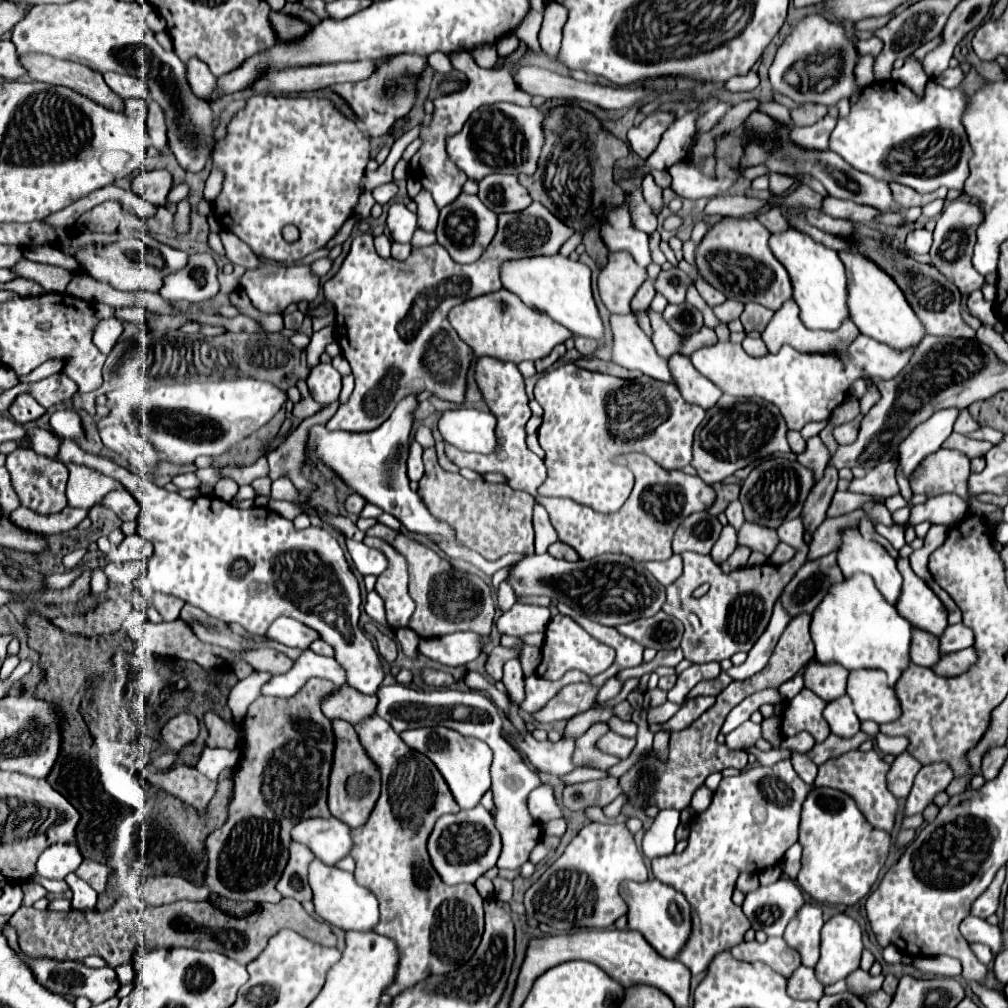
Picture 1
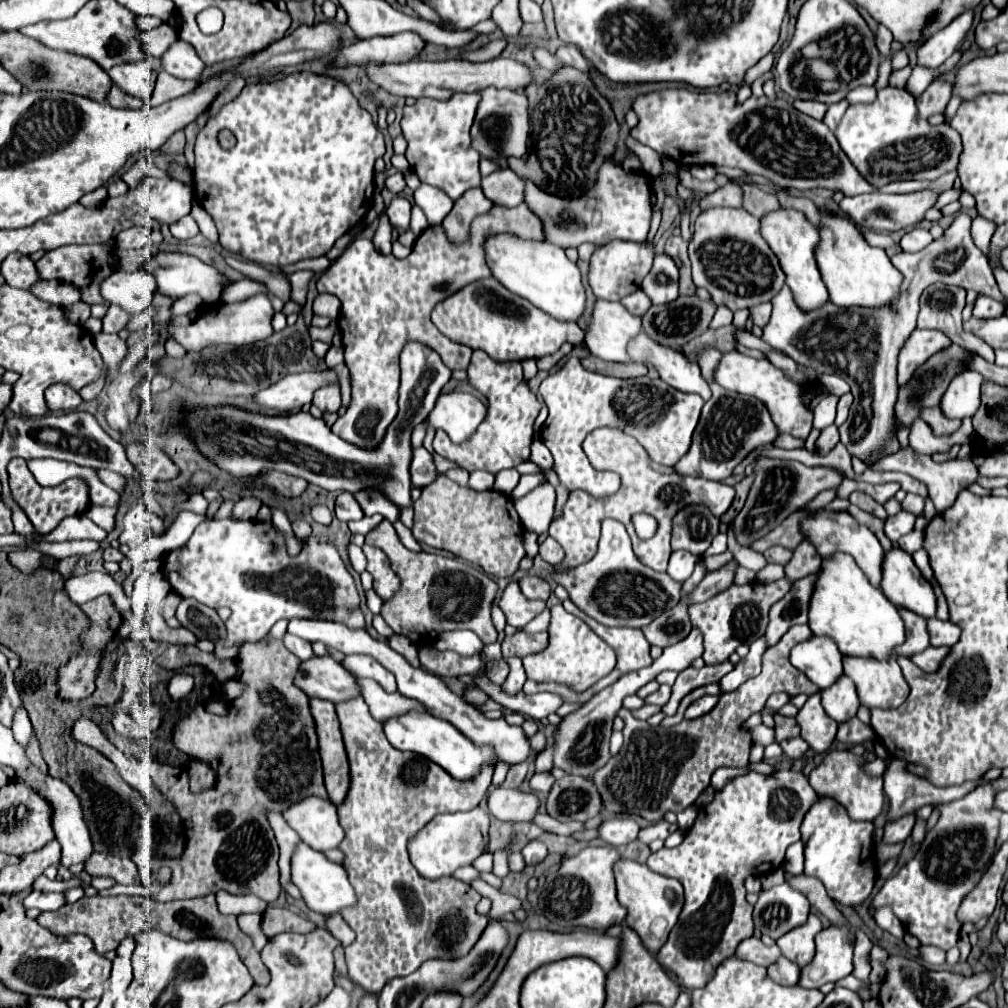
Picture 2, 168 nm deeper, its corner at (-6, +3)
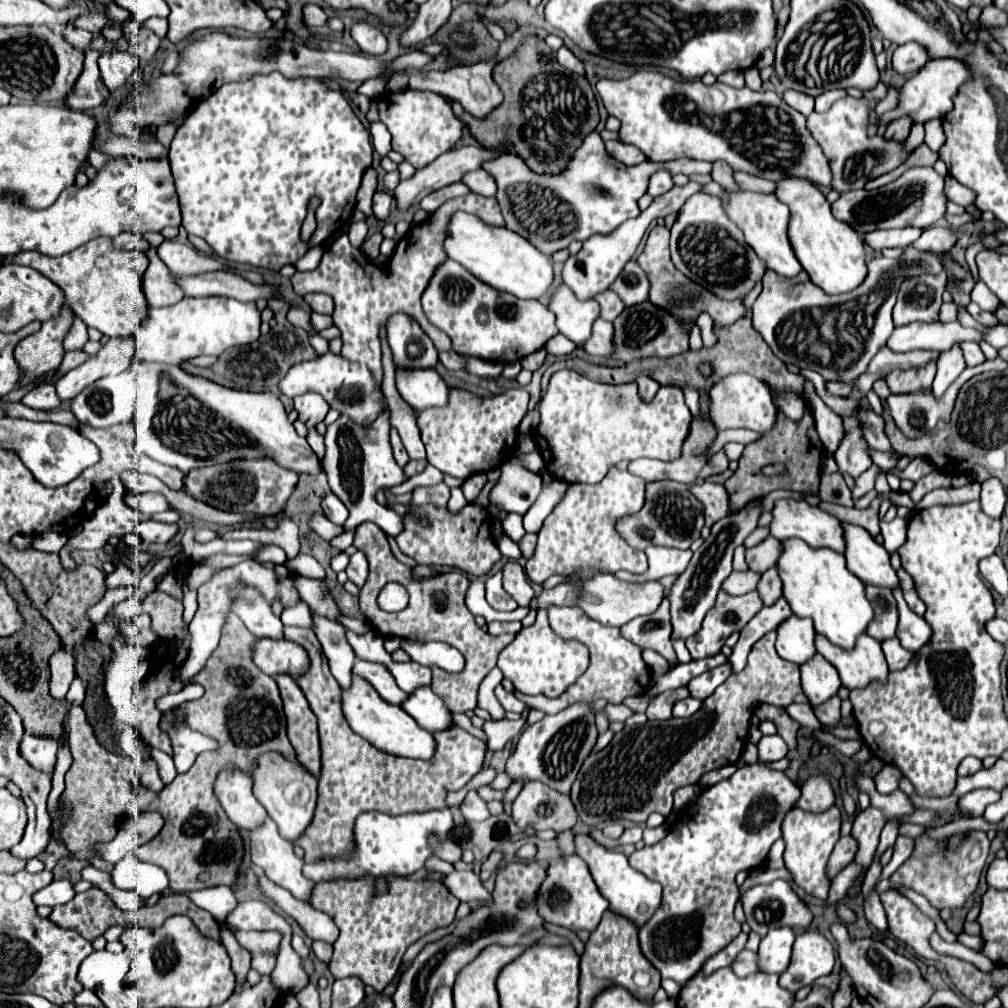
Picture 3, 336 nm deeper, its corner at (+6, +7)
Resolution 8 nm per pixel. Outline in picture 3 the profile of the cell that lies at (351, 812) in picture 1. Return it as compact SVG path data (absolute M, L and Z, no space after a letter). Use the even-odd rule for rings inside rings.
M274 675L284 701L284 713L288 723L288 739L294 747L296 759L312 775L320 775L320 743L316 715L312 713L302 689L288 675Z

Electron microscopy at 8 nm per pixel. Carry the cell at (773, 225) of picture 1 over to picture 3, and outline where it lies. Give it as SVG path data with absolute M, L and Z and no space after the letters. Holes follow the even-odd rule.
M714 161L712 163L712 179L716 181L716 183L722 183L726 189L738 189L736 187L736 183L732 181L732 169L728 167L728 163L726 161Z

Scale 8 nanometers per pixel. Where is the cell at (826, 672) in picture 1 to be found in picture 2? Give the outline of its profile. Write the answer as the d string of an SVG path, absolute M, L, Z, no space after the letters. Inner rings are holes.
M812 637L812 641L796 645L790 653L790 663L804 671L818 689L832 687L844 675L842 659L844 655L828 637Z

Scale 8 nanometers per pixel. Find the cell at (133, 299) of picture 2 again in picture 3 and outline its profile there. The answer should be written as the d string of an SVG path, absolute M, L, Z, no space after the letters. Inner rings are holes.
M164 241L158 247L158 255L164 257L164 263L172 273L180 275L198 275L206 271L218 271L224 269L222 263L214 261L208 255L198 253L196 249L190 249L178 241Z

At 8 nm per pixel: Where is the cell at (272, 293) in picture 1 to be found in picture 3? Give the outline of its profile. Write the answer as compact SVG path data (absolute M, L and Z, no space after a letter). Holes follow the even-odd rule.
M184 297L174 305L162 307L162 309L150 309L148 321L142 323L142 327L136 333L136 359L144 361L158 361L166 365L180 365L186 359L194 359L200 355L222 355L226 349L234 345L246 345L260 337L260 311L254 303L240 303L236 299L228 297Z

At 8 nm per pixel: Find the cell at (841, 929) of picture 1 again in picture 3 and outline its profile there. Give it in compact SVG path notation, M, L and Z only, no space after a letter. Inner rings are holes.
M802 931L792 949L790 967L780 975L780 985L788 991L798 991L812 985L814 979L832 971L836 953L832 943L818 931Z

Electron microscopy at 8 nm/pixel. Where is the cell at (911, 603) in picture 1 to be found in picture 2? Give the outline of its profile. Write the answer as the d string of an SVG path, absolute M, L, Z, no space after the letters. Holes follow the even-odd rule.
M892 549L884 555L882 593L898 607L920 617L936 617L936 597L932 585L920 575L910 553Z

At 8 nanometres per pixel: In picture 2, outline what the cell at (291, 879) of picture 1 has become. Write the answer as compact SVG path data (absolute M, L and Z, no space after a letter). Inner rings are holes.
M270 813L268 819L276 833L278 845L280 845L280 883L282 883L282 887L286 887L288 883L292 883L290 859L292 859L296 847L302 843L302 839L298 837L296 831L292 831L292 827L284 821L284 817L280 813Z

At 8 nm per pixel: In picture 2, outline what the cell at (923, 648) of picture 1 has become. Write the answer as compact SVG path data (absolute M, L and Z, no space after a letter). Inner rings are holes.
M900 609L900 615L904 617L904 625L908 629L908 643L900 645L900 649L896 649L896 655L912 657L912 655L928 649L930 647L930 635L928 635L926 619L908 611L908 609Z

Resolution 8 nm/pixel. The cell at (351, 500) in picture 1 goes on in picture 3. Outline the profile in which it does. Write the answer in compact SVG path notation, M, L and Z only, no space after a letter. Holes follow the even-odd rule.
M330 493L324 501L322 501L322 509L324 509L324 515L336 523L336 525L342 525L346 519L348 519L348 509L344 507L344 503L334 495Z

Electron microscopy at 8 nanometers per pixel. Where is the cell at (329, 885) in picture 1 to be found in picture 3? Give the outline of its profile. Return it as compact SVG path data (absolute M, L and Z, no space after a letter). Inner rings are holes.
M266 819L262 825L258 825L258 829L248 831L248 837L244 839L244 849L248 851L252 863L256 863L258 867L262 867L262 869L264 869L264 875L266 875L272 883L276 883L276 885L288 889L296 899L306 899L306 897L310 897L310 891L314 889L314 883L306 881L306 877L302 875L304 859L296 857L292 843L286 841L286 839L282 839L282 837L278 835L276 823L272 823L270 819Z

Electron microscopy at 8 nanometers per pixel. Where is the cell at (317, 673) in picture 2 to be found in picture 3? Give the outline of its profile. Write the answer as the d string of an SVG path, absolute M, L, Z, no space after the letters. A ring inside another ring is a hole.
M256 639L250 645L254 665L266 675L284 673L296 677L308 669L308 653L288 639Z

